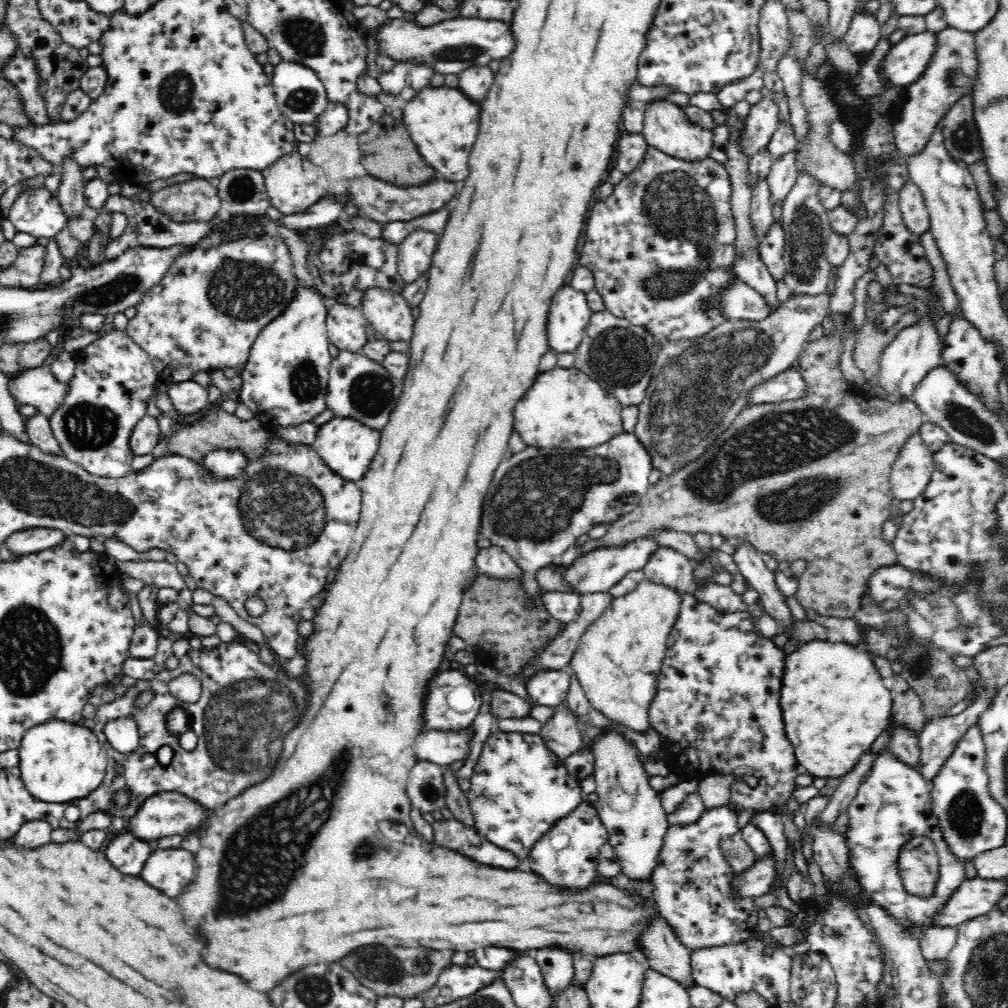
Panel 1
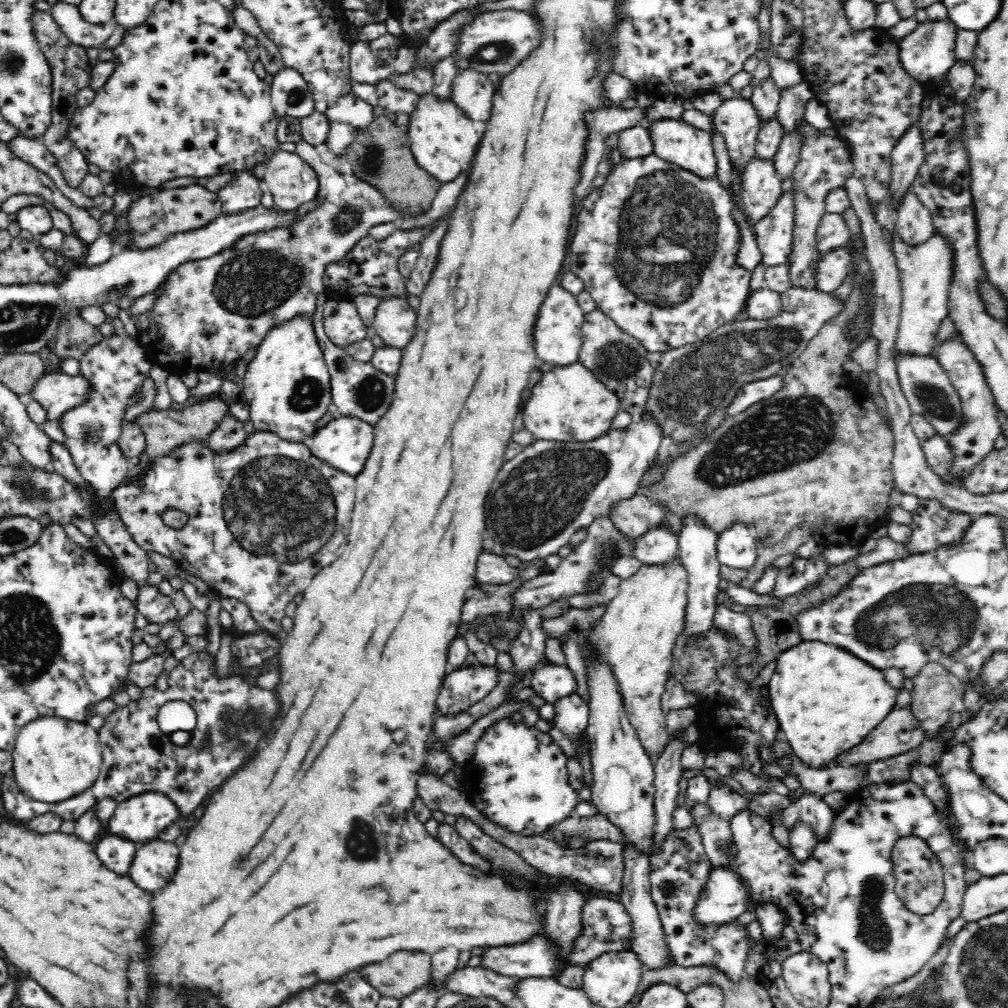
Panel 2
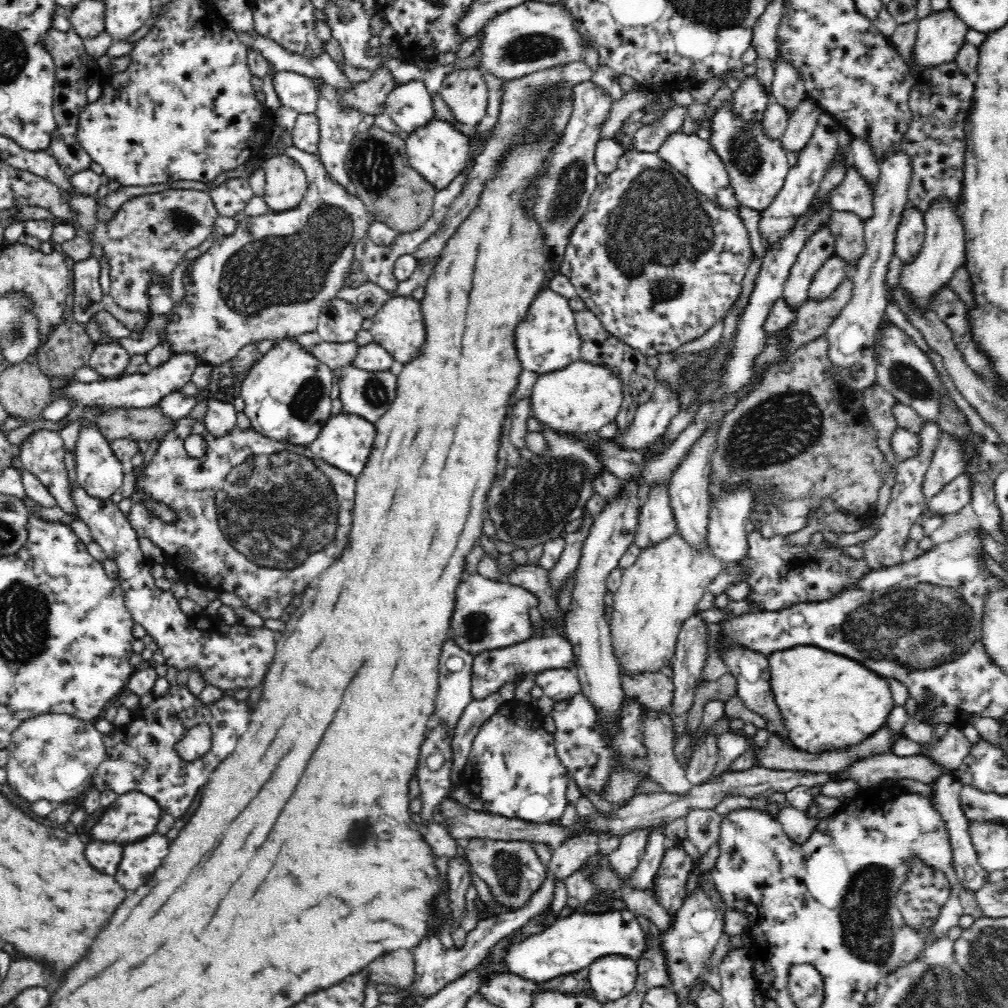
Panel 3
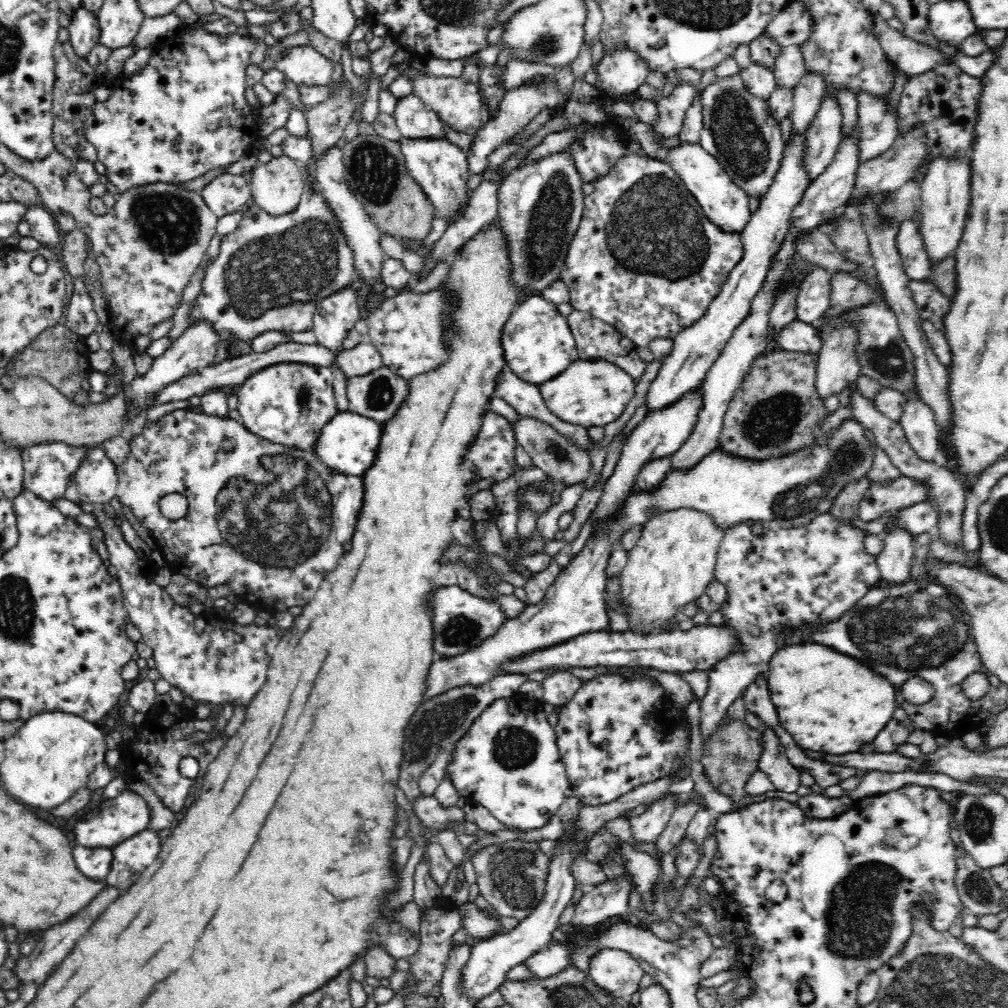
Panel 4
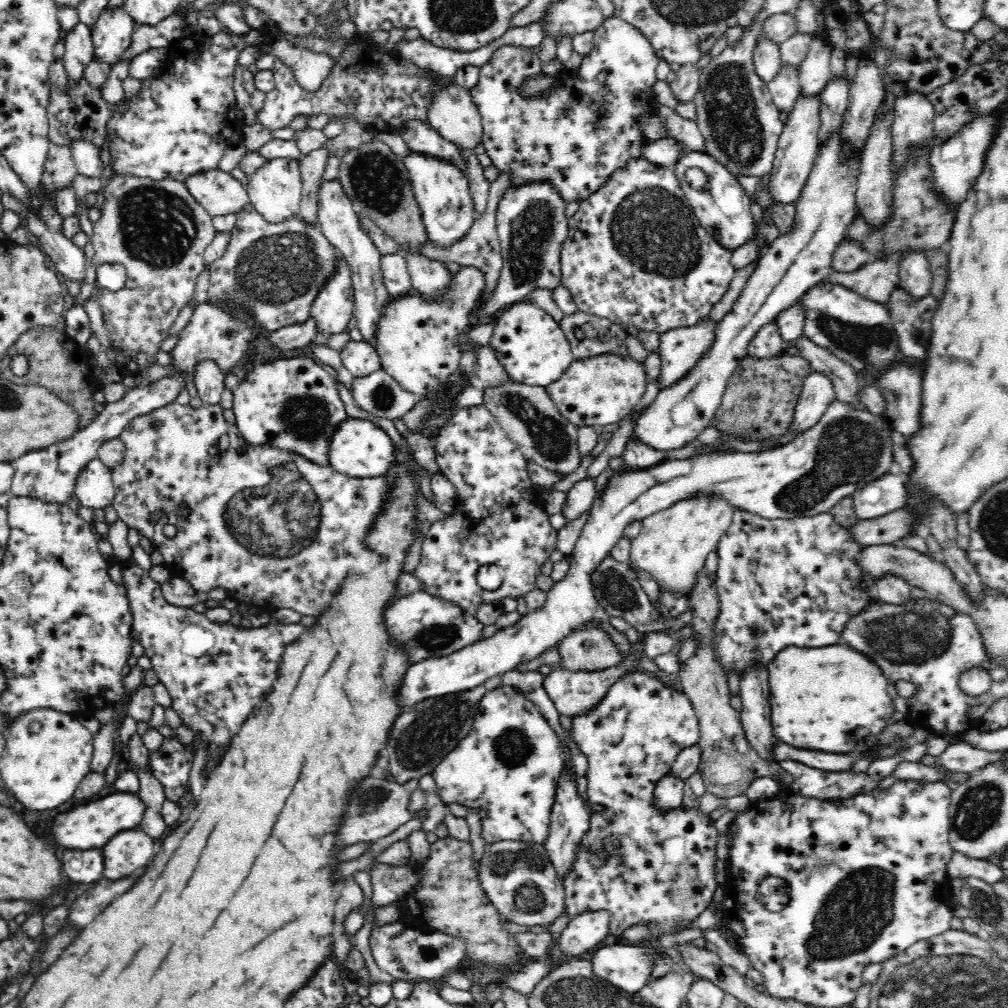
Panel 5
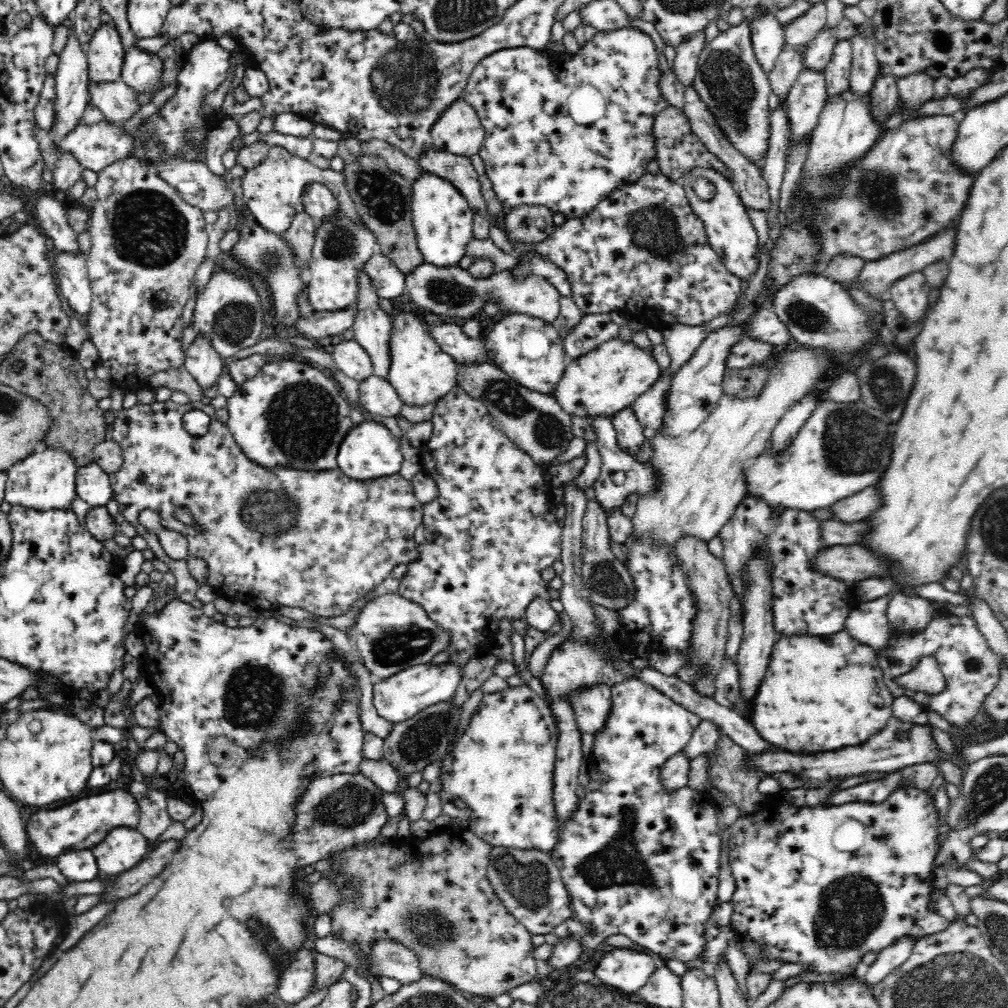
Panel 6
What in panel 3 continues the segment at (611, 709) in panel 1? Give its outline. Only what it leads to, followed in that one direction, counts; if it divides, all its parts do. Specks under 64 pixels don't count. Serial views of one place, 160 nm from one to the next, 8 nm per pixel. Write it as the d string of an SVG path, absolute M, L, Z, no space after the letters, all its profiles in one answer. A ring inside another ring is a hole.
M677 532L668 540L662 540L662 544L640 552L638 560L623 571L621 584L613 592L613 610L608 619L614 655L623 676L638 678L640 675L660 672L673 664L677 634L682 621L694 612L694 606L706 592L707 584L723 569L723 565L711 555L709 549L704 552L692 550ZM639 702L636 703L640 709L639 720L637 722L640 725L639 733L641 734L641 743L645 750L644 760L648 767L648 778L654 780L654 782L658 782L662 786L664 793L688 796L692 790L692 785L686 778L685 771L682 770L680 763L678 763L672 751L672 748L674 748L674 732L671 729L669 721L667 721L666 713L639 704ZM690 807L685 814L687 839L701 855L720 842L720 828L724 817L714 808Z

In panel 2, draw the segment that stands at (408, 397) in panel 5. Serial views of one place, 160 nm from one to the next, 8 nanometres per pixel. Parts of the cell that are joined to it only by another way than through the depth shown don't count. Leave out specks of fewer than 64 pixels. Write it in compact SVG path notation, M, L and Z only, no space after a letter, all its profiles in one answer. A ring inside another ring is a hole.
M327 293L318 294L316 311L312 314L312 323L316 328L316 336L325 344L323 351L331 377L332 403L338 407L337 415L354 416L363 422L375 425L392 405L396 380L391 375L386 375L378 370L371 362L356 360L356 357L350 355L344 347L334 344L328 338L323 325L323 305L326 300L328 300Z

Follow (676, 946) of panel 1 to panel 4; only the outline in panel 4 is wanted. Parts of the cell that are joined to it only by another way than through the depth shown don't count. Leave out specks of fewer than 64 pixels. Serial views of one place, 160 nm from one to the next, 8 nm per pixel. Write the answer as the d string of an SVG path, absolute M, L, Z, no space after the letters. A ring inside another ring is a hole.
M668 794L656 799L641 815L629 820L632 840L638 846L654 844L657 841L660 833L666 828L670 815L674 812L674 803L674 795Z

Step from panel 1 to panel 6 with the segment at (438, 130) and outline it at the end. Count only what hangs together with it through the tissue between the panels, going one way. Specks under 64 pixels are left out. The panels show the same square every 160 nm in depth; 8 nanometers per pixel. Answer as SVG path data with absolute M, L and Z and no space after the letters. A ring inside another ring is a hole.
M424 170L413 183L412 189L412 221L416 231L416 241L424 260L438 266L458 266L465 255L466 243L473 237L473 210L464 193L450 180L438 174Z

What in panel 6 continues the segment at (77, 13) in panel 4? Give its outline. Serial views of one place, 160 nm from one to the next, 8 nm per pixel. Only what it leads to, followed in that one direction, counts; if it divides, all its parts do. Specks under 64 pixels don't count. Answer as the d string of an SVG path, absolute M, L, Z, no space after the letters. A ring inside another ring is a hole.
M70 33L66 46L64 46L64 49L60 52L59 63L55 72L56 92L58 95L56 100L56 119L58 119L58 124L54 126L54 130L51 131L51 134L56 140L62 138L80 122L84 108L86 108L86 104L91 98L91 94L88 90L90 82L88 72L88 59L85 46L79 36Z

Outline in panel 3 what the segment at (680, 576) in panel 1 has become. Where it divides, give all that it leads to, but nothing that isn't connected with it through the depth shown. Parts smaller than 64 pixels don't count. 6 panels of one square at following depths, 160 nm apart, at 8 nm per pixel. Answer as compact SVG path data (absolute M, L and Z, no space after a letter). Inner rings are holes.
M650 486L650 493L640 508L637 533L633 544L641 551L662 544L677 532L672 508L669 506L668 486Z

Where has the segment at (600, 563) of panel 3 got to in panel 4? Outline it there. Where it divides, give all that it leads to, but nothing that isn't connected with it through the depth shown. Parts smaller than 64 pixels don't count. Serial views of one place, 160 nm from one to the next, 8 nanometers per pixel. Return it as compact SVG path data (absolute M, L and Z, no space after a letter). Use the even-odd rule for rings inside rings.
M696 388L675 406L653 414L648 413L632 430L628 443L624 446L622 457L602 486L600 502L592 514L591 535L596 536L596 531L599 531L600 527L612 524L612 521L618 521L621 518L621 511L627 506L628 498L632 496L633 491L637 490L636 480L638 480L639 471L656 460L671 457L688 440L698 420L700 406L702 406L702 388Z

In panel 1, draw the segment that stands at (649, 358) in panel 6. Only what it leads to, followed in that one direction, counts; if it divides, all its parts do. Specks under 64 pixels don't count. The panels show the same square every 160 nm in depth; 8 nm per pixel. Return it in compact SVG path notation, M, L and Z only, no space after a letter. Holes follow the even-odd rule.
M576 367L552 368L550 371L541 372L532 387L524 394L516 404L513 415L513 430L518 432L520 439L527 447L575 449L578 451L600 447L611 442L625 432L623 417L623 405L617 396L603 390L592 377L581 372Z

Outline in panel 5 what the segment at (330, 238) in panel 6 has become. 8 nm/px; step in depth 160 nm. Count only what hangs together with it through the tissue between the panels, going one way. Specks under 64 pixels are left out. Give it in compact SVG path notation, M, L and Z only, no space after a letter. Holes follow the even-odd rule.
M341 257L335 276L328 280L328 284L320 290L312 303L311 319L316 332L312 342L320 346L330 346L330 336L348 331L354 316L351 272Z

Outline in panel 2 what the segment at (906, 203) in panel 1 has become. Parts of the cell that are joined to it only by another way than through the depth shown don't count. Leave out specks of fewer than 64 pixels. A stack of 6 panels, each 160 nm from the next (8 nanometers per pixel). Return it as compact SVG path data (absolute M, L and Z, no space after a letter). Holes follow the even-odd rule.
M910 189L897 202L894 228L910 248L930 240L935 234L930 211Z

